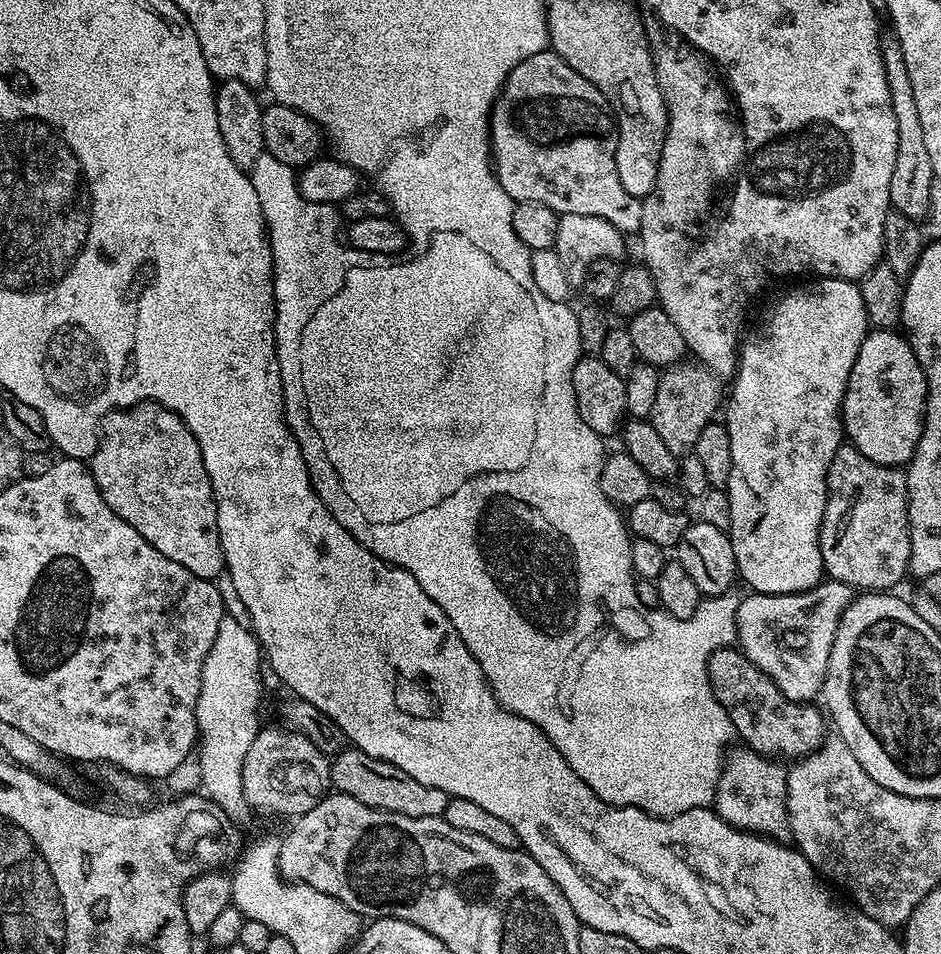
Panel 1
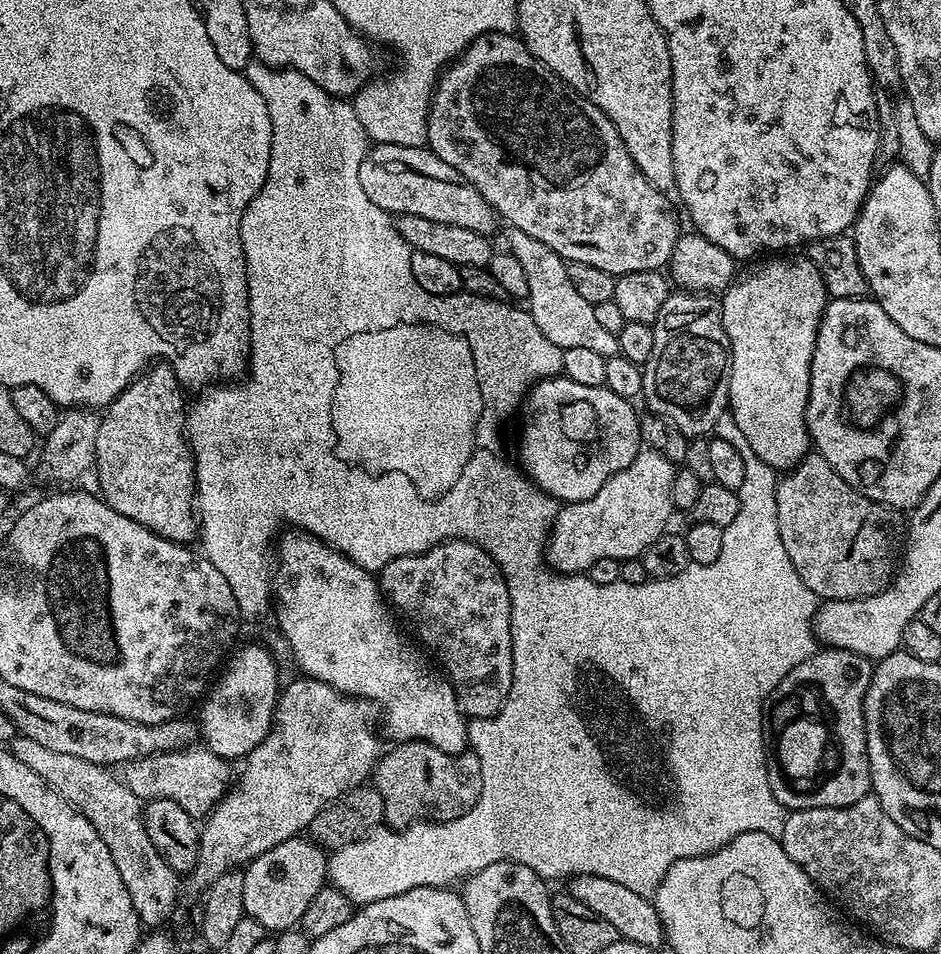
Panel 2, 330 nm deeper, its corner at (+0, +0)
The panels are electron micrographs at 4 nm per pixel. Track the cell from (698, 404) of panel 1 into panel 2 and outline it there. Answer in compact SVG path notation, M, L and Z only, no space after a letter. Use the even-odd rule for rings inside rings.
M673 291L652 329L654 354L642 366L647 411L670 421L684 436L707 437L728 408L732 373L732 343L722 326L719 299L708 292Z

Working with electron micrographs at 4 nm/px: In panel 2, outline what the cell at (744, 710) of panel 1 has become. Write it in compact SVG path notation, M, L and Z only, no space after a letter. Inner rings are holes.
M825 647L794 666L766 701L766 747L770 753L768 781L776 801L786 810L845 808L872 792L866 746L864 699L870 686L873 661L850 650Z

